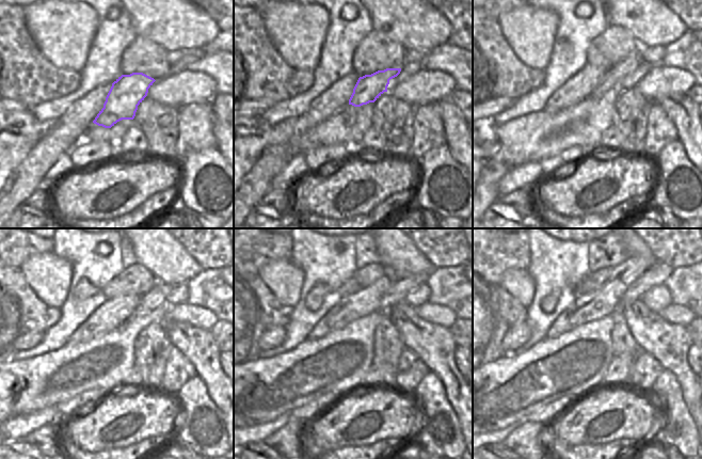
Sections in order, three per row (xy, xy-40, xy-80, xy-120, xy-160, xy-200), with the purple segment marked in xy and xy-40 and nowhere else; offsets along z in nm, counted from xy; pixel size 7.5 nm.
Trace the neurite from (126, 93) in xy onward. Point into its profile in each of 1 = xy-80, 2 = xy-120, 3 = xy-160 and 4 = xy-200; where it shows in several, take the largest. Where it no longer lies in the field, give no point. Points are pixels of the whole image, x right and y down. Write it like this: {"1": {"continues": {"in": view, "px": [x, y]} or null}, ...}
{"1": {"continues": {"in": "xy-80", "px": [629, 63]}}, "2": {"continues": {"in": "xy-120", "px": [155, 298]}}, "3": {"continues": {"in": "xy-160", "px": [400, 288]}}, "4": {"continues": {"in": "xy-200", "px": [656, 275]}}}

